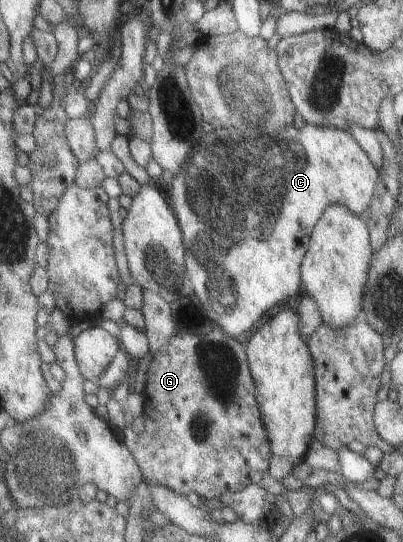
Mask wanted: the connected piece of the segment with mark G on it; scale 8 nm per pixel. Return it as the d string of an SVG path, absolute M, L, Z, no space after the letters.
M216 328L216 330L212 330L212 332L201 335L187 334L184 330L178 330L170 339L166 352L152 356L152 360L146 370L146 376L147 381L144 391L142 392L144 396L142 416L146 421L146 426L143 432L138 436L131 435L128 432L125 439L125 443L129 446L130 452L133 452L136 464L138 464L142 471L142 480L150 485L159 485L160 487L169 488L176 492L176 494L181 494L182 496L195 492L201 499L220 499L221 496L228 491L238 492L241 488L249 484L257 484L262 476L268 473L267 466L272 456L269 451L267 434L264 430L264 422L261 420L260 407L257 404L256 390L253 388L253 379L249 372L245 346L242 344L241 339L231 337L227 332L224 332L222 328Z

